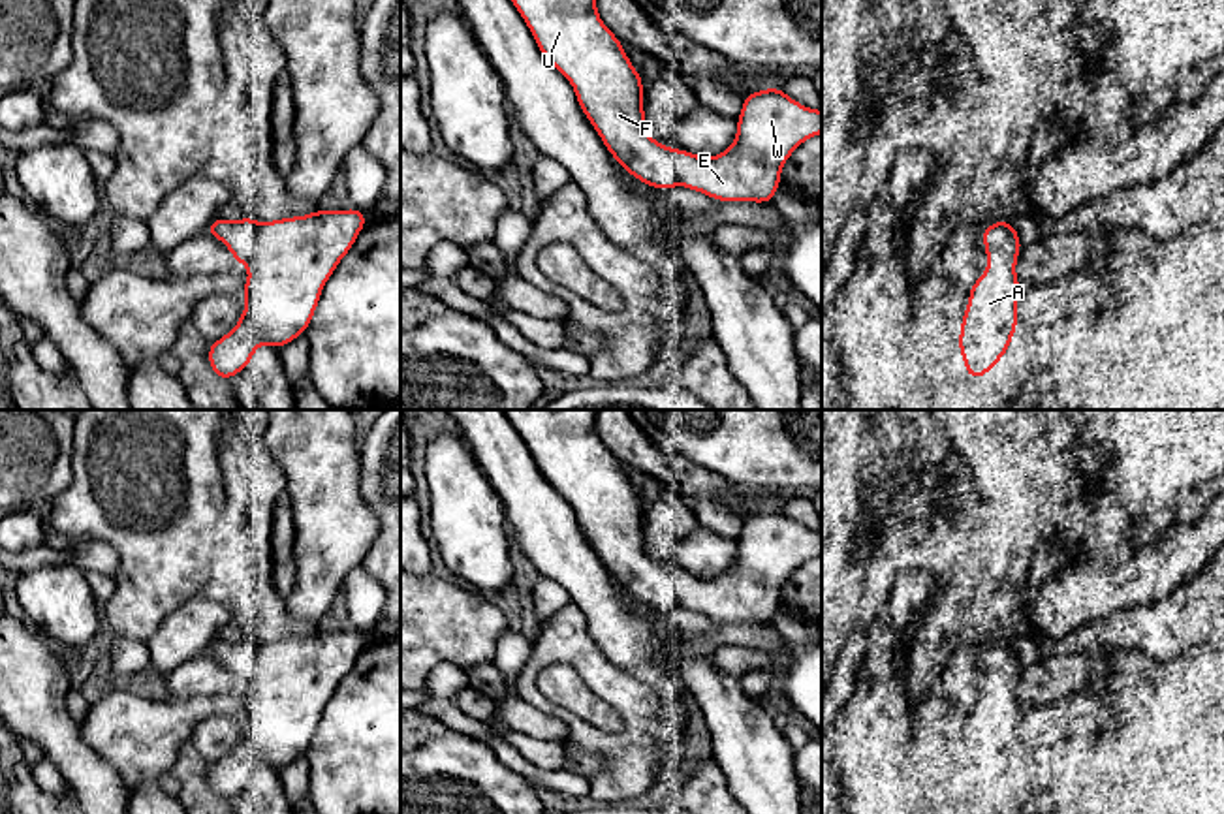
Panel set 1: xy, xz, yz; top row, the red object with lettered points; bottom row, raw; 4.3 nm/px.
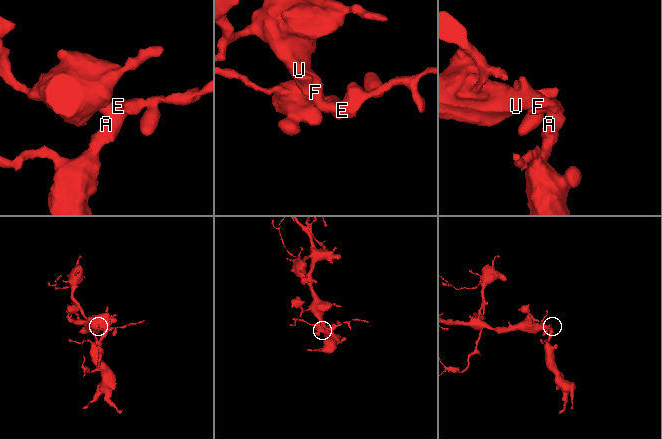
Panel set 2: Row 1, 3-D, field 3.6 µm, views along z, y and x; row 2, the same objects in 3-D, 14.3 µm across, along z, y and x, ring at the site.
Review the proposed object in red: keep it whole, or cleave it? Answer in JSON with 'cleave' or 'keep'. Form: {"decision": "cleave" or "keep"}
{"decision": "keep"}

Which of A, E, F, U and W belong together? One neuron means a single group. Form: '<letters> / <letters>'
A E F U W

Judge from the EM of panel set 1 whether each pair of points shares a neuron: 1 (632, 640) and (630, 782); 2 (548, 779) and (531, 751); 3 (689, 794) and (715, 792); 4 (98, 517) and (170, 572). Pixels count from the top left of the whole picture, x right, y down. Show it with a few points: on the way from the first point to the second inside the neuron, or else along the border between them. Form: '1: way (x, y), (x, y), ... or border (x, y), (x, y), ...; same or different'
1: border (598, 645), (621, 668), (659, 681); different
2: border (506, 743), (542, 769), (563, 769); different
3: way (694, 792), (709, 792); same
4: way (115, 531), (132, 534), (153, 555); same

